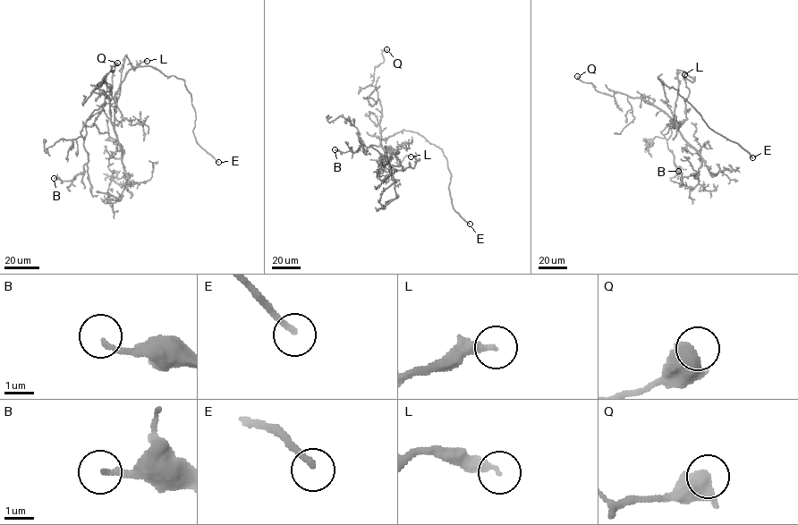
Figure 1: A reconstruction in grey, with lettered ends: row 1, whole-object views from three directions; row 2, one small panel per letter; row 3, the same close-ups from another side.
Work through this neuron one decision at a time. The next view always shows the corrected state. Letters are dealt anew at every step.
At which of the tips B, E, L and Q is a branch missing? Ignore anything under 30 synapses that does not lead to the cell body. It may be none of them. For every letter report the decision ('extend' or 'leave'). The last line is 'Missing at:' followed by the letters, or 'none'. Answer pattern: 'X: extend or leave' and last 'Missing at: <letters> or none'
B: leave
E: extend
L: leave
Q: leave
Missing at: E

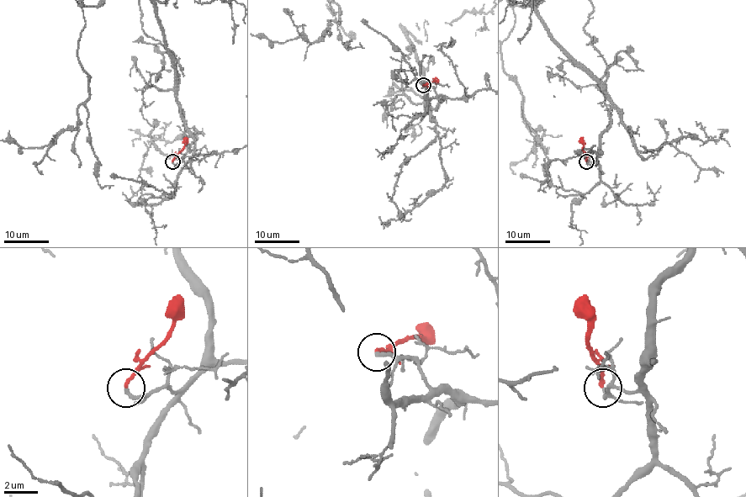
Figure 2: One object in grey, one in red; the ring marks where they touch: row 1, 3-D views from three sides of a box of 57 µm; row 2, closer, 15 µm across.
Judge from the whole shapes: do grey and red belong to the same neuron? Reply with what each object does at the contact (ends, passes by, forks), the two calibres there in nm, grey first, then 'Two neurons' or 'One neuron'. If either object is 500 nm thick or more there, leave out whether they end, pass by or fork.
At the ring grey ends. At the ring red ends. Thickness 220 nm (grey) against 240 nm. One neuron

